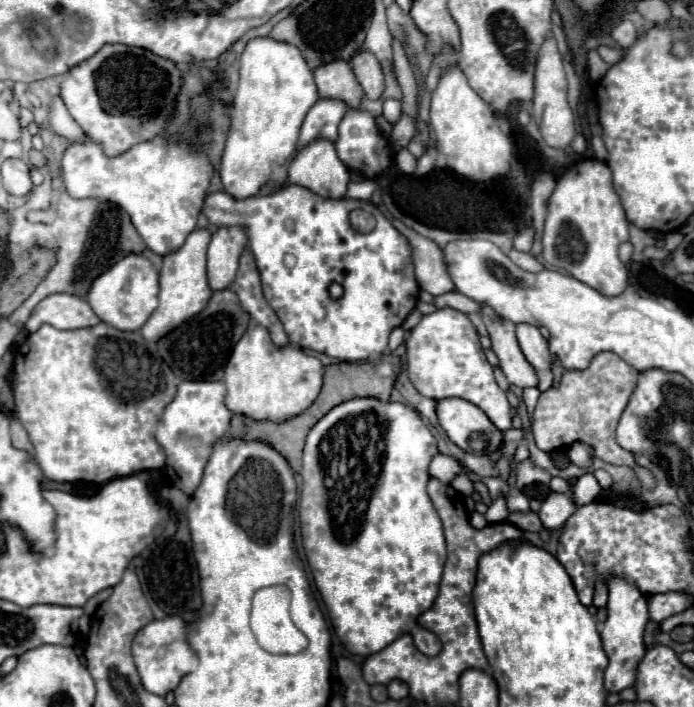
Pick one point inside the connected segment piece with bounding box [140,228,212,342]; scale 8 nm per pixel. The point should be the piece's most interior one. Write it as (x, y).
(184, 290)

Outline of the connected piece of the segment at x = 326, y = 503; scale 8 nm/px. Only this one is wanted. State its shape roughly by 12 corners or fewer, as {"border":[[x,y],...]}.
{"border":[[370,396],[308,432],[304,550],[362,658],[438,594],[436,438]]}

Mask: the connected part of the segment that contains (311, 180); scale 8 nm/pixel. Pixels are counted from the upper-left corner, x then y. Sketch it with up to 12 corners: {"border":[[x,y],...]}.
{"border":[[318,138],[288,162],[288,182],[342,198],[350,172]]}

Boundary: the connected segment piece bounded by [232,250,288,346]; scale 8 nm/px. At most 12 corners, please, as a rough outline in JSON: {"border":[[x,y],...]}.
{"border":[[250,250],[232,284],[252,324],[266,326],[276,346],[288,344],[278,316],[262,294]]}

